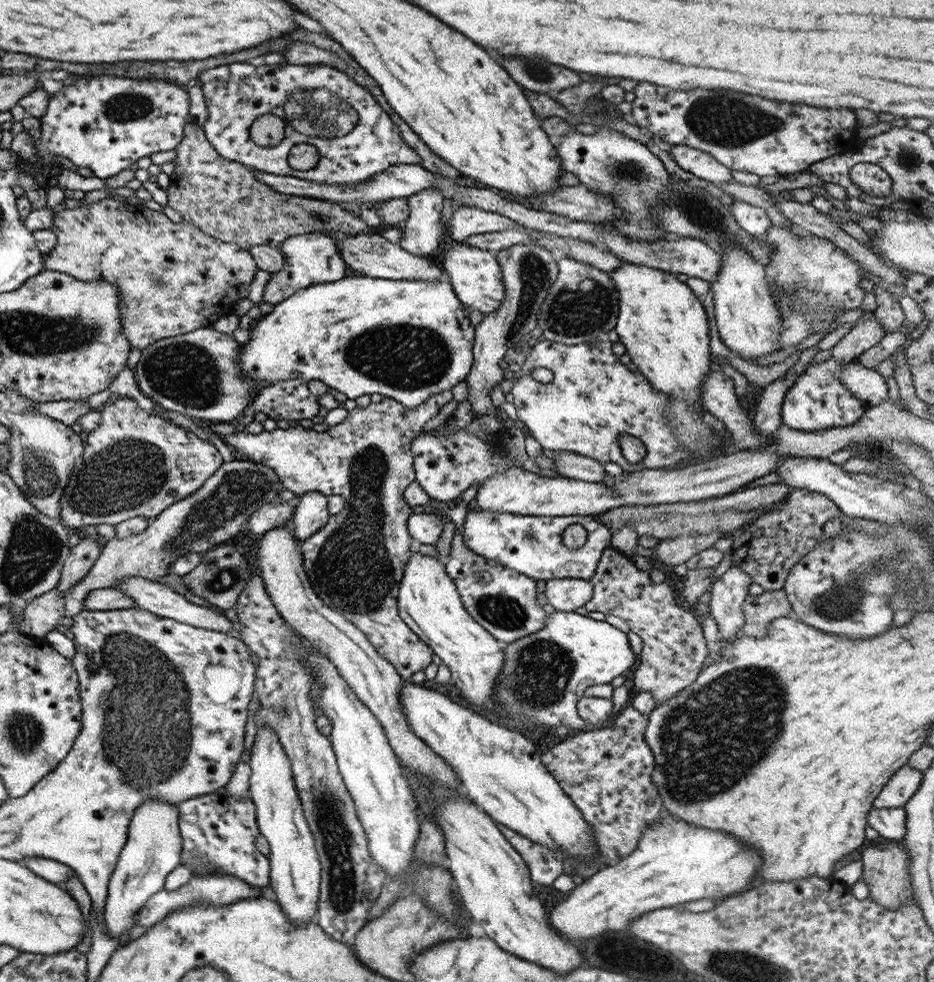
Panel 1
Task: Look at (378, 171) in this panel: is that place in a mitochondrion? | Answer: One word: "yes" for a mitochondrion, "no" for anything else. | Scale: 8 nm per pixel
no

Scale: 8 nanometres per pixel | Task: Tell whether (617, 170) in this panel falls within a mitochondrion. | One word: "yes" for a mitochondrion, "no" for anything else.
yes

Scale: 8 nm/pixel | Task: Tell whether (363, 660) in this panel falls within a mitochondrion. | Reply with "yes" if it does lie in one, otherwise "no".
no

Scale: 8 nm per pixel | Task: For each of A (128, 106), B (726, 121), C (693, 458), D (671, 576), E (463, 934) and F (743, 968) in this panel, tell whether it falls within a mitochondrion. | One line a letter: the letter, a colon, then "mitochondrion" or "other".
A: mitochondrion
B: mitochondrion
C: other
D: other
E: other
F: mitochondrion

